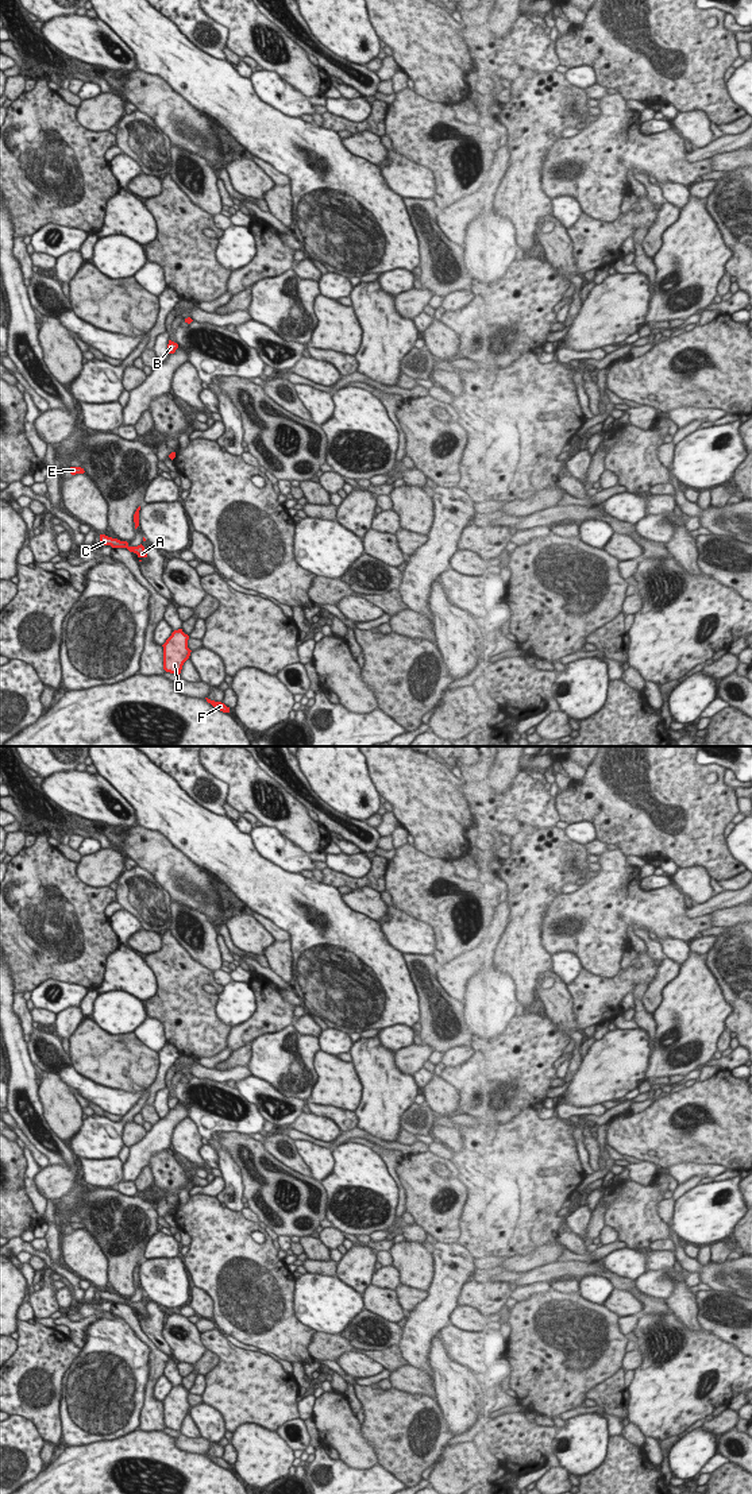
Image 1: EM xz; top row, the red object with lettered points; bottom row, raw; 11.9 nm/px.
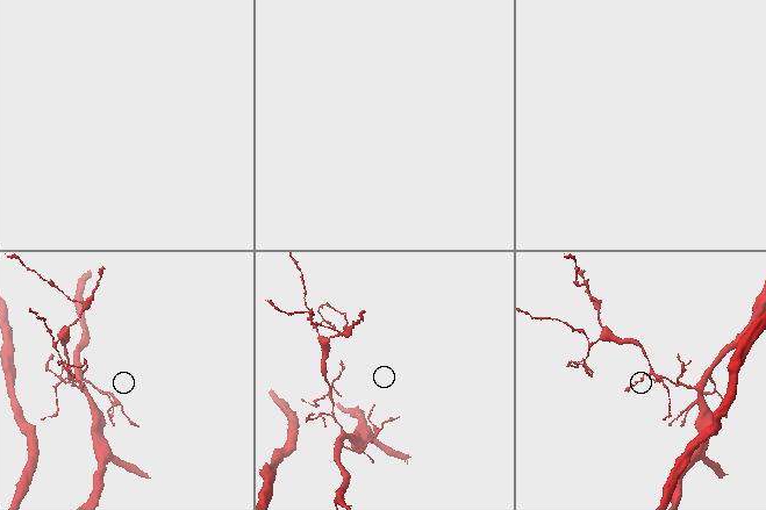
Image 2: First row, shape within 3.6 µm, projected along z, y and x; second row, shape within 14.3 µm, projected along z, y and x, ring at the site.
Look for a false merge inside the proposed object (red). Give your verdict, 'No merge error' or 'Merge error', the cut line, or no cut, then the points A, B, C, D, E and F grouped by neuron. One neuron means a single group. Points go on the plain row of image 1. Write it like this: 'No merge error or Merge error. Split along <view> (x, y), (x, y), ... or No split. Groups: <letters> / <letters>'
No merge error. No split. Groups: A B C D E F.

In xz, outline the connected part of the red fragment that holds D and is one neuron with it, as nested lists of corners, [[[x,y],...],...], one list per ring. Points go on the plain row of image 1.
[[[182,1385],[174,1386],[171,1391],[166,1395],[163,1402],[163,1425],[166,1428],[180,1431],[184,1418],[190,1412],[190,1405],[188,1404],[189,1391],[182,1387]]]

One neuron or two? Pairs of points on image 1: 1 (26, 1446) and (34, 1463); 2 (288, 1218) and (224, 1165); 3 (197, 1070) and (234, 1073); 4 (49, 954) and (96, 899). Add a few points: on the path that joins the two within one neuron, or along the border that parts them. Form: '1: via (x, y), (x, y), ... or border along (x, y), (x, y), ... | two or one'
1: via (26, 1450), (30, 1459) | one
2: border along (226, 1150), (239, 1168), (243, 1196) | two
3: via (207, 1073), (224, 1074) | one
4: via (64, 939), (66, 926), (81, 911) | one

